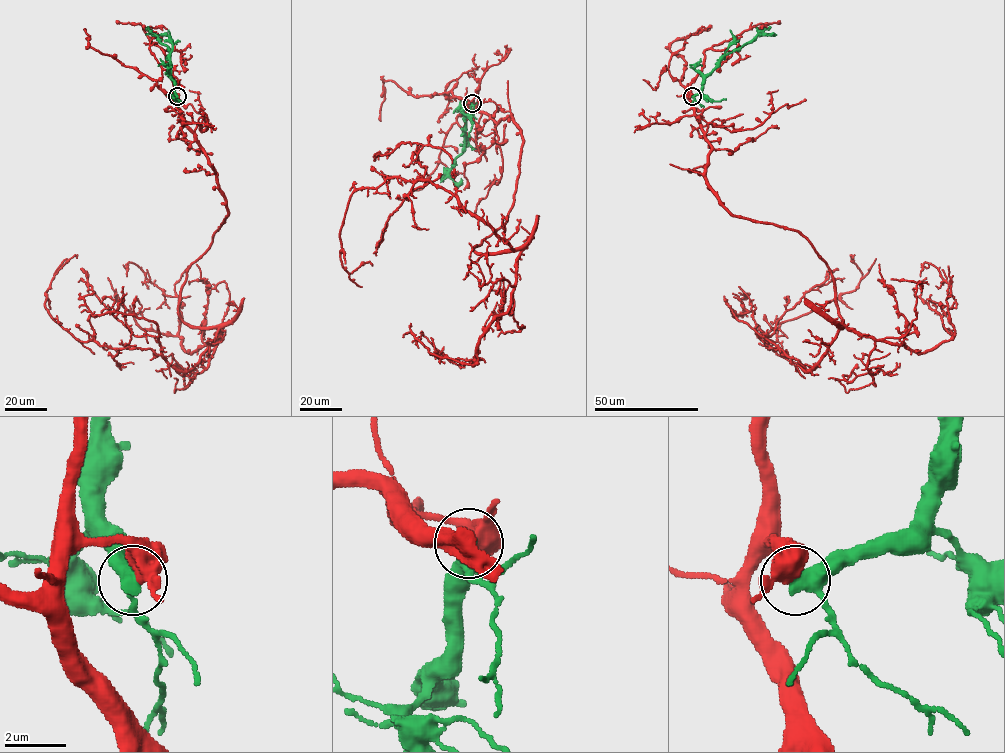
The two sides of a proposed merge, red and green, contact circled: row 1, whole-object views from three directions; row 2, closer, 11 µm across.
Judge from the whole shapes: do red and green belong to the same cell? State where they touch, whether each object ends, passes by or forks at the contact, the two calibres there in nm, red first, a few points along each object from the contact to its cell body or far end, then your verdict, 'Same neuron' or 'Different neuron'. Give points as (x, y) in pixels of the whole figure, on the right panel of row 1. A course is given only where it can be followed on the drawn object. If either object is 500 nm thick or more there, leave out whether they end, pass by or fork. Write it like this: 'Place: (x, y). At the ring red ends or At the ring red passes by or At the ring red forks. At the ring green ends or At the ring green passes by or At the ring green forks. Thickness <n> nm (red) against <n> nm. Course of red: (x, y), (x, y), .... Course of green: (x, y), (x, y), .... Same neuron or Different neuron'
Place: (692, 96). Thickness 500 nm (red) against 420 nm. Course of red: (692, 96), (716, 197), (830, 269), (843, 325), (822, 358), (806, 371), (767, 346), (853, 291), (855, 255). Course of green: (692, 96), (700, 92), (703, 79), (725, 55), (758, 35), (772, 35), (767, 36). Different neuron

